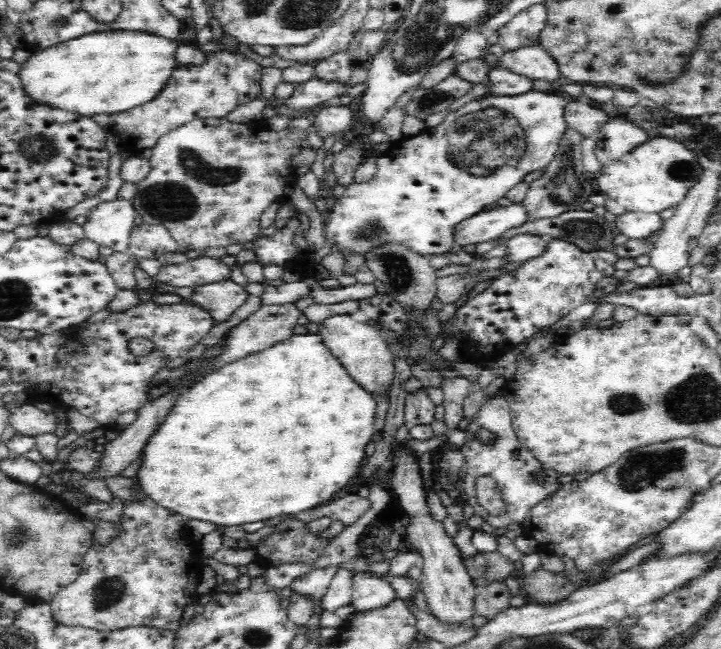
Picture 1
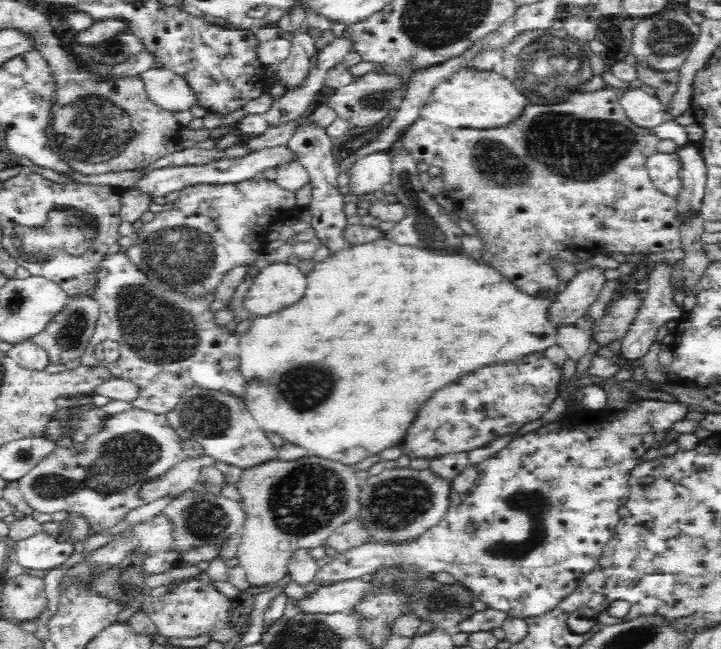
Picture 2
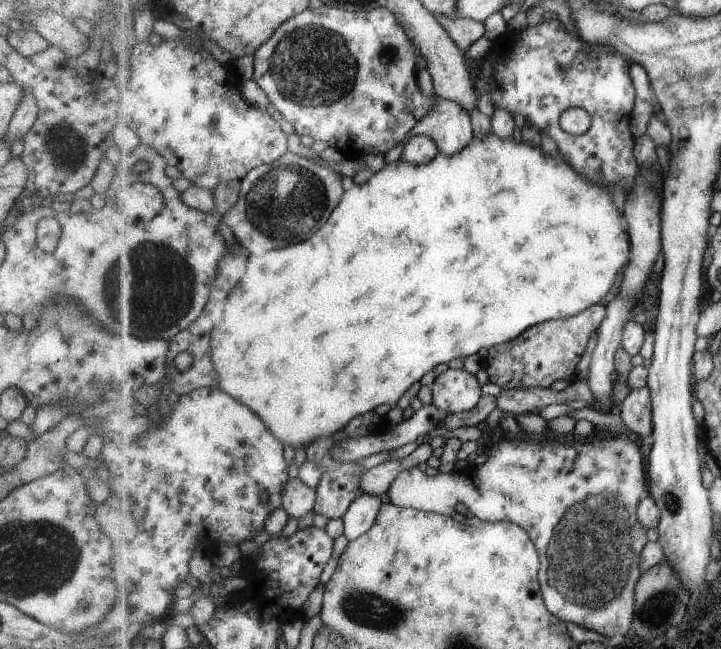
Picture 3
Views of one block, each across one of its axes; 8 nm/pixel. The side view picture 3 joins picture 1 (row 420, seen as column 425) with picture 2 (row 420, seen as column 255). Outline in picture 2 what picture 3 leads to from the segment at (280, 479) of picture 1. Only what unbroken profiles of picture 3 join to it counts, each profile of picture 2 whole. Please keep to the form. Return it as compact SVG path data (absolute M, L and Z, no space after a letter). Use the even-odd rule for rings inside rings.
M385 236L370 242L350 246L348 249L331 253L328 260L316 263L313 270L306 275L306 296L295 302L294 306L251 320L249 329L239 339L239 359L242 376L246 379L245 405L253 419L263 431L274 432L285 441L297 444L322 458L341 462L345 465L356 463L379 454L382 450L402 442L406 428L414 420L422 402L426 402L434 390L458 380L462 374L488 366L492 362L512 362L526 354L543 352L557 344L557 332L560 324L550 320L549 308L555 296L533 296L515 285L514 280L498 272L487 260L474 260L464 253L462 244L454 252L428 250L418 246L398 245Z

